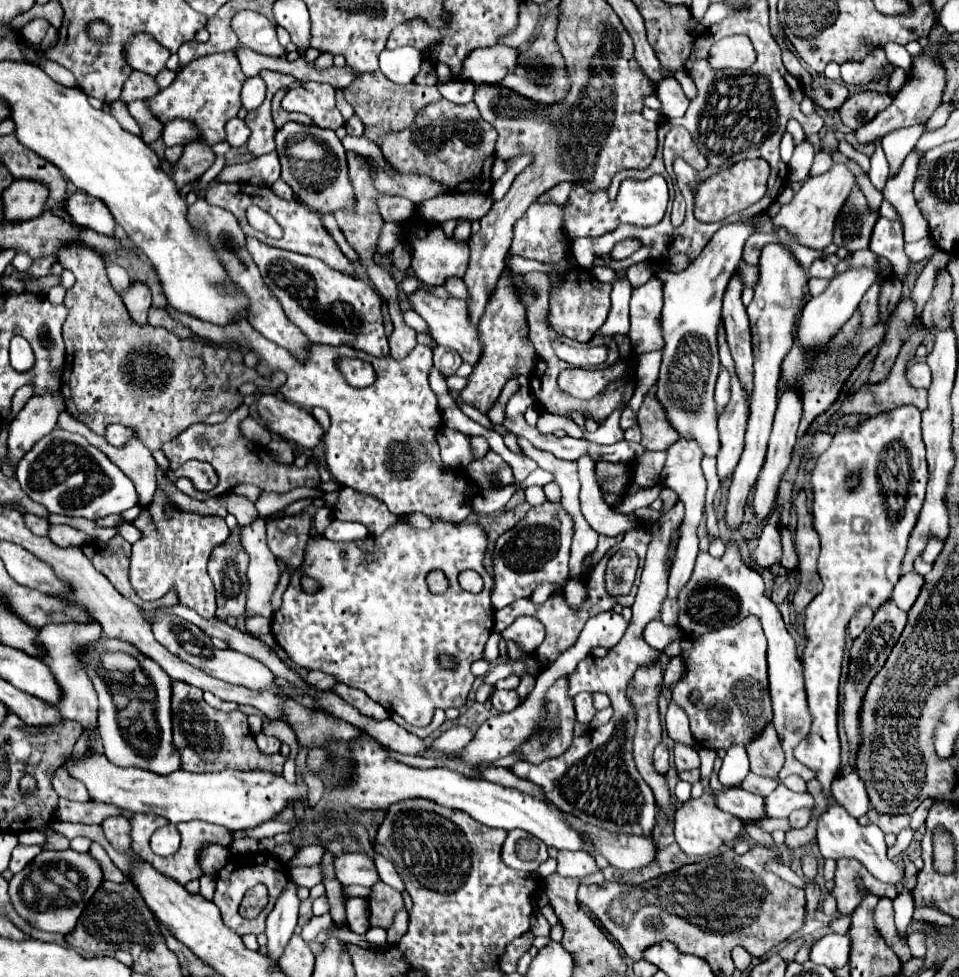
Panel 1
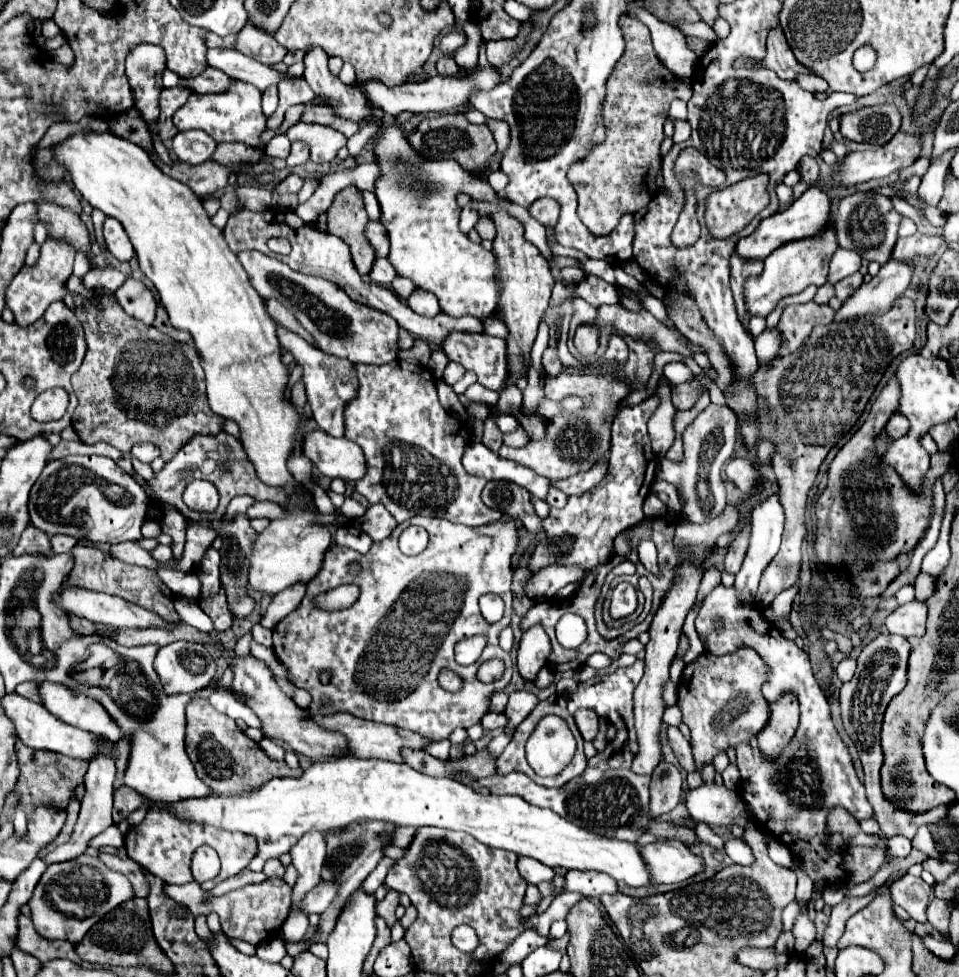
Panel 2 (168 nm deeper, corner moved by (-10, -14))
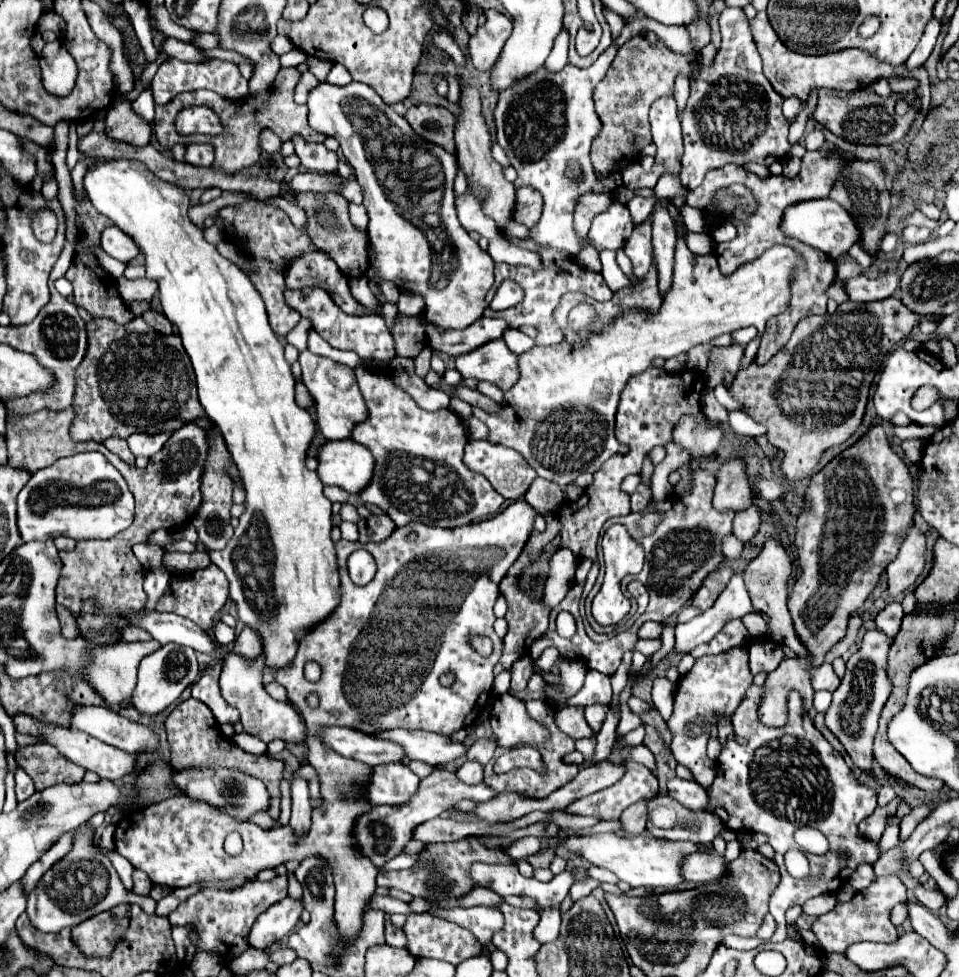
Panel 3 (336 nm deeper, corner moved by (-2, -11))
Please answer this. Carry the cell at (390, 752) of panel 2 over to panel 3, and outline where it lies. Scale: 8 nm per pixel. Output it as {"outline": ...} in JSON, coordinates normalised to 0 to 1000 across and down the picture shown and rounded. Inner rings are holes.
{"outline":[[[411,745],[403,749],[390,749],[388,753],[411,757],[411,762],[419,762],[419,766],[423,766],[423,774],[428,774],[428,778],[440,778],[450,784],[463,784],[486,770],[484,762],[475,762],[467,753],[442,747]]]}

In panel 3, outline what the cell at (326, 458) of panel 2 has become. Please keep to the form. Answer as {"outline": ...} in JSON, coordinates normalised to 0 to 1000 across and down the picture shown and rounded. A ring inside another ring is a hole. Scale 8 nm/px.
{"outline":[[[342,450],[332,459],[332,487],[365,506],[373,506],[388,489],[390,469],[369,450]]]}

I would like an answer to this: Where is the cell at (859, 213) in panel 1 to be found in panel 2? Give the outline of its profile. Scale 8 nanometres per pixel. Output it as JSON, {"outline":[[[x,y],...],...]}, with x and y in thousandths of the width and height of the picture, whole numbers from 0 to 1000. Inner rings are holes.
{"outline":[[[893,195],[884,202],[876,202],[872,216],[874,251],[880,255],[895,257],[903,267],[913,267],[922,271],[930,265],[928,261],[934,251],[934,236],[938,226],[941,220],[932,214],[930,206],[913,195]]]}

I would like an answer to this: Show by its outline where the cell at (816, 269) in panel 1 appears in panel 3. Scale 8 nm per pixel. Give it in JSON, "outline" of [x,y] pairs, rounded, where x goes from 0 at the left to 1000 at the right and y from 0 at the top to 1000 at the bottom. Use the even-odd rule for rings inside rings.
{"outline":[[[926,278],[918,285],[903,285],[901,280],[895,280],[891,285],[880,287],[880,297],[884,301],[884,307],[888,309],[911,309],[926,305],[936,295],[936,282],[932,278]]]}

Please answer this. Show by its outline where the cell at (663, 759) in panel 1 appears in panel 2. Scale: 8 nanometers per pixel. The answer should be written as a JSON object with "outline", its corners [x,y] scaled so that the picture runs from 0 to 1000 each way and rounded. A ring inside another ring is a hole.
{"outline":[[[688,779],[686,785],[680,791],[680,801],[678,801],[678,836],[686,838],[692,832],[699,832],[711,814],[711,795],[709,789],[694,781]]]}

